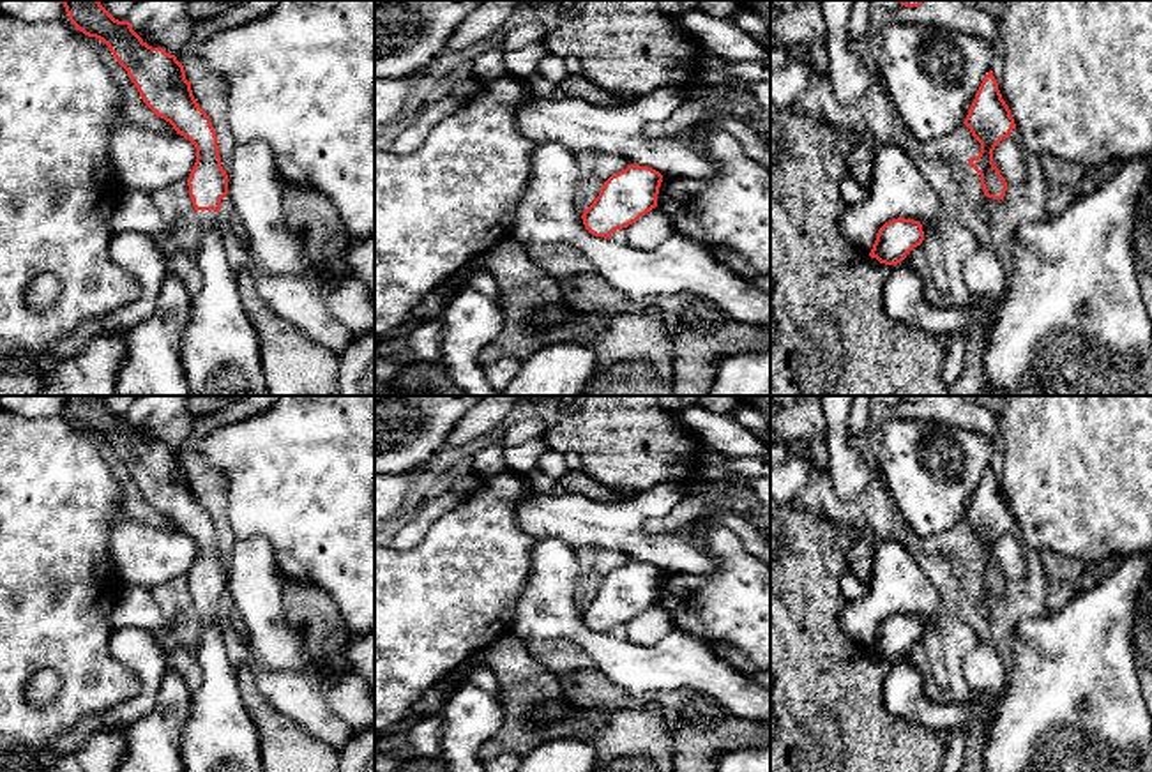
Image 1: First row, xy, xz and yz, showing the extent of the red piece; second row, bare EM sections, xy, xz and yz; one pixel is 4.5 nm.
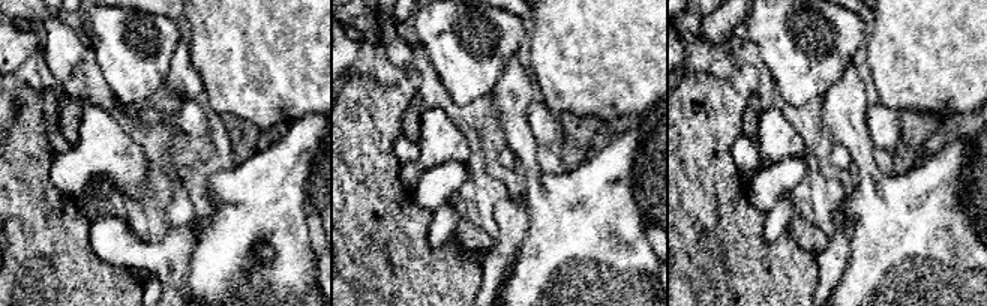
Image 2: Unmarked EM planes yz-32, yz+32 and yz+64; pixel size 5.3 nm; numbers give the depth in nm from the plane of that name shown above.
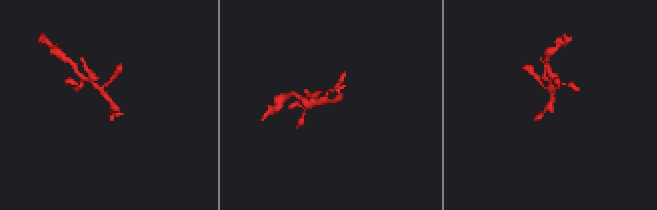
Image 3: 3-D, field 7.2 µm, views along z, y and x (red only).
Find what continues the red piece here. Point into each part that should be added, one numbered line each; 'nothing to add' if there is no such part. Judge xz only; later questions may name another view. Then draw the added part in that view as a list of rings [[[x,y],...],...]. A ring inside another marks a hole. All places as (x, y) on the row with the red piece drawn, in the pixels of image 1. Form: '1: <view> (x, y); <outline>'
nothing to add

